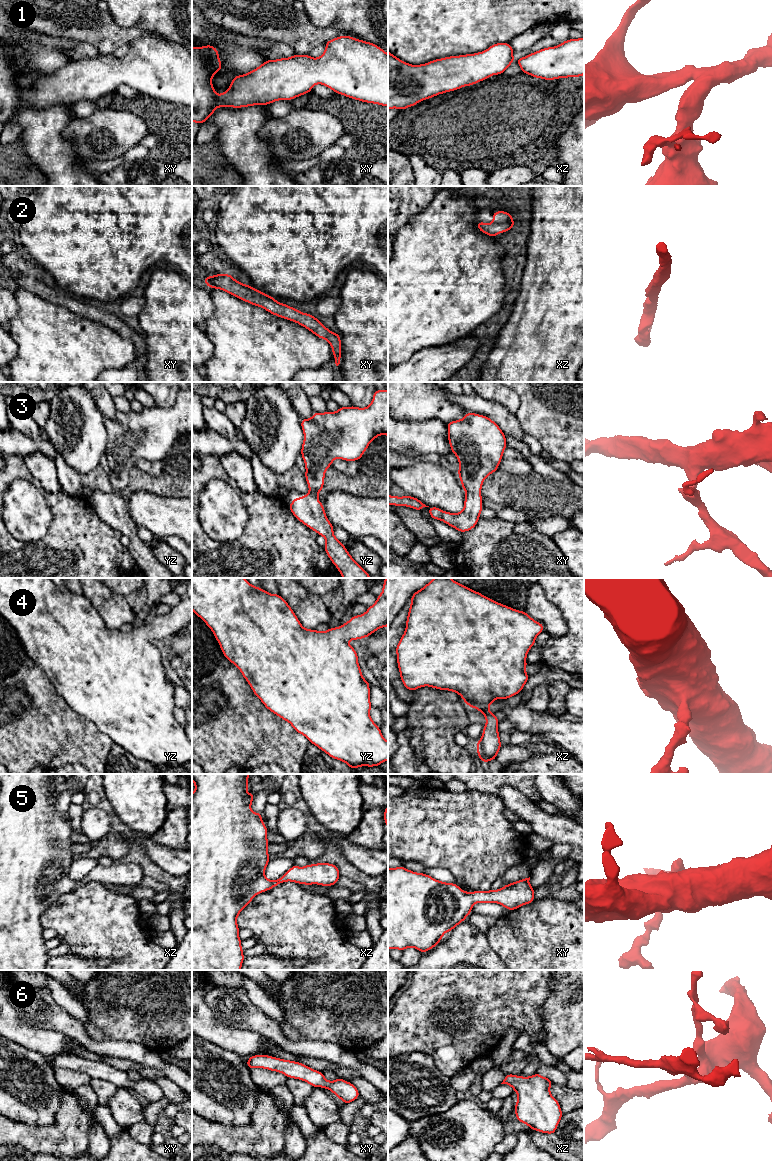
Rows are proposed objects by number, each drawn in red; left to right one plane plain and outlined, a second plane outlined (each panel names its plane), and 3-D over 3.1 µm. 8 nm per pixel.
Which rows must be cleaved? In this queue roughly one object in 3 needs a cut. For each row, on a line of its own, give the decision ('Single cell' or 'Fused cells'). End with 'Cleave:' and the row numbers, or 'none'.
1: Single cell
2: Single cell
3: Single cell
4: Single cell
5: Single cell
6: Single cell
Cleave: none

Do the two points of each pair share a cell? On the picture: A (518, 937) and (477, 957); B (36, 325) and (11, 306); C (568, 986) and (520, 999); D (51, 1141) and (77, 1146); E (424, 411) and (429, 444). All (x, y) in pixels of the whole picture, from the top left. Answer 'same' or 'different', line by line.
A: different
B: different
C: different
D: same
E: different

